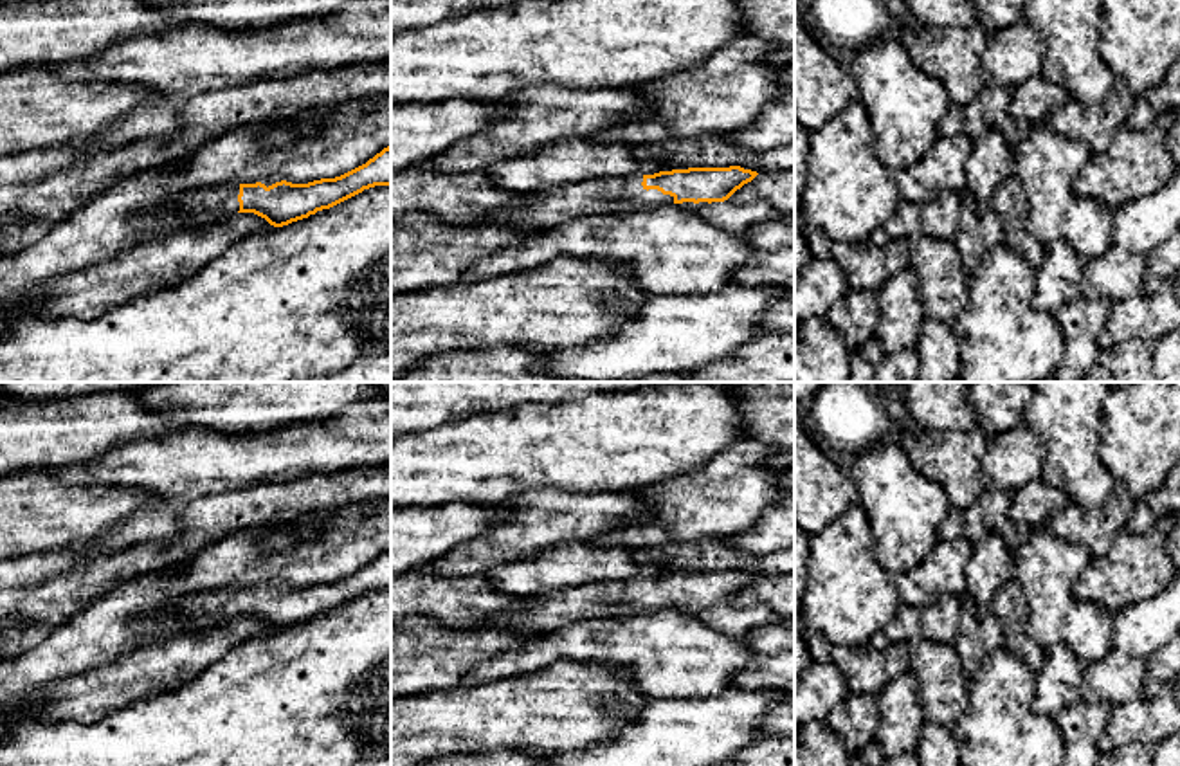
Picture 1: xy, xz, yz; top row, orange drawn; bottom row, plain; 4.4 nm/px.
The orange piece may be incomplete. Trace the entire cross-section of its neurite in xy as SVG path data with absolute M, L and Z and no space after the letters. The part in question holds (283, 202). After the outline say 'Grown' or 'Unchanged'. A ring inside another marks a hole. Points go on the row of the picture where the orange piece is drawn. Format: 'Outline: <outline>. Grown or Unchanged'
Outline: M391 146L384 148L366 164L335 178L308 184L286 180L270 184L220 184L182 191L173 207L187 218L187 229L211 229L236 213L254 213L274 227L308 218L330 209L364 189L391 186Z. Grown

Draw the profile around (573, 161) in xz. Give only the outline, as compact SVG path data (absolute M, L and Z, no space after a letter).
M571 139L533 153L515 155L488 166L485 171L499 189L533 193L542 187L602 180L616 175L654 175L663 171L663 166L640 160L627 144Z

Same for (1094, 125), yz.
M1113 78L1106 99L1090 106L1076 99L1068 99L1063 106L1045 117L1054 132L1065 139L1081 139L1092 151L1104 151L1113 133L1128 123L1137 97L1124 79Z

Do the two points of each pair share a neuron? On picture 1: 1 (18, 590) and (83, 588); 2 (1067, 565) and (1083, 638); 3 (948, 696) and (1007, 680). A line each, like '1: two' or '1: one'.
1: one
2: one
3: two

